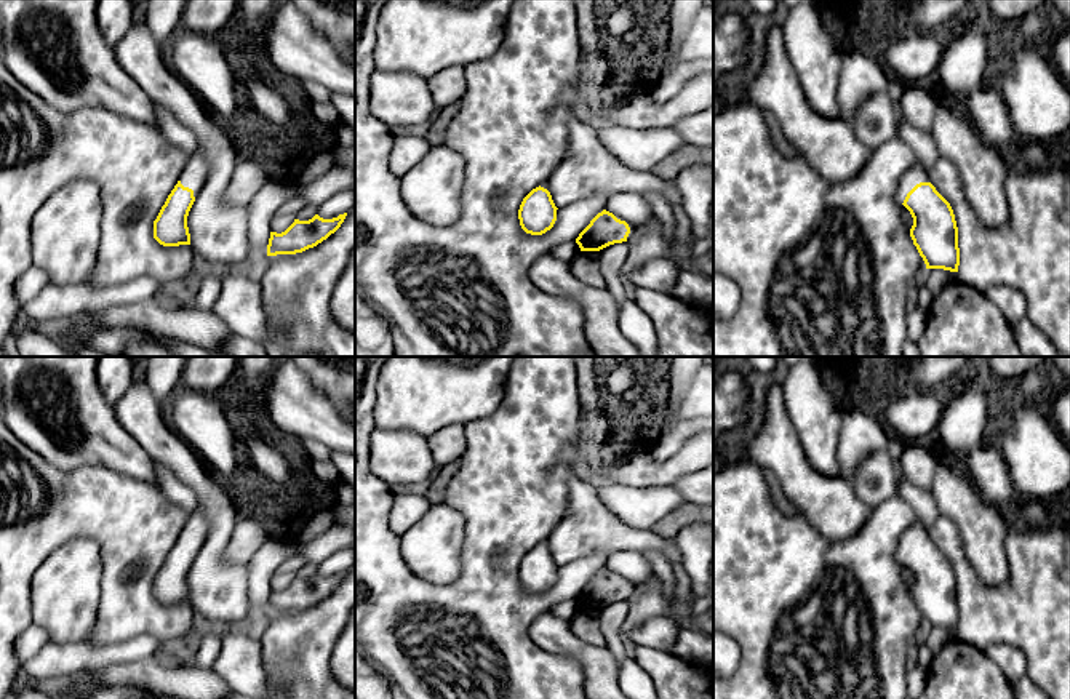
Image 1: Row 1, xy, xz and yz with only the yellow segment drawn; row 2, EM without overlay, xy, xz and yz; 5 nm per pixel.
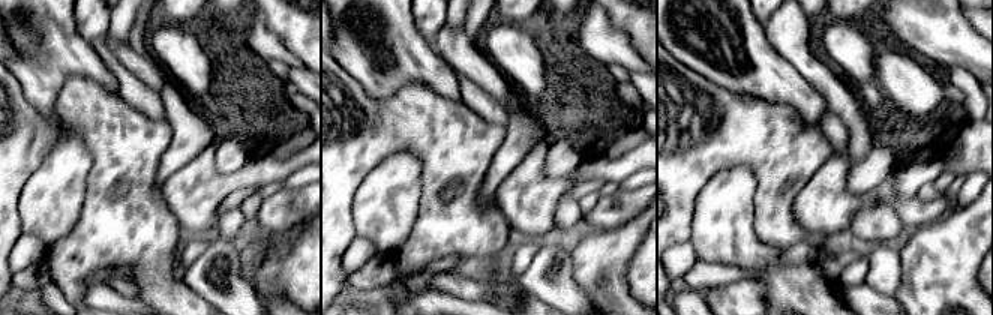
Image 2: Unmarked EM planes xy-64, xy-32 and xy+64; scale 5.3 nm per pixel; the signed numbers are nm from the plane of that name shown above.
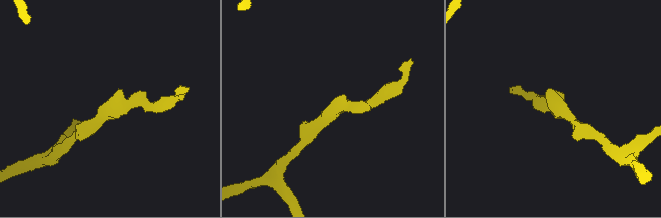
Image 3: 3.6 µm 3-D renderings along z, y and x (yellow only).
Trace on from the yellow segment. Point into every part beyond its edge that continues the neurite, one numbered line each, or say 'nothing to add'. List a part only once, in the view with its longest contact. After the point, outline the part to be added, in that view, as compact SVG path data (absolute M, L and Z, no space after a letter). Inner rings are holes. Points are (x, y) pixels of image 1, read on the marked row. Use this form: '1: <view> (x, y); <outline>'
1: yz (915, 175); M915 163L899 179L897 194L896 194L899 205L904 203L907 194L920 182L929 182L929 178L923 165Z

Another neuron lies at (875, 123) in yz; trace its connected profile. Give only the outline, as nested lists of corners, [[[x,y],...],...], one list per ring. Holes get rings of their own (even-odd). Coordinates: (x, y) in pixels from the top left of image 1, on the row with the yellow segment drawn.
[[[888,91],[870,96],[860,104],[852,130],[868,150],[897,136],[894,106]]]

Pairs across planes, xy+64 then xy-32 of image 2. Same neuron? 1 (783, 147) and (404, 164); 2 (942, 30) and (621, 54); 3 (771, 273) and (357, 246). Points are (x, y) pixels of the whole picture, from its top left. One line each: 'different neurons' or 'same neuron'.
1: different neurons
2: same neuron
3: different neurons

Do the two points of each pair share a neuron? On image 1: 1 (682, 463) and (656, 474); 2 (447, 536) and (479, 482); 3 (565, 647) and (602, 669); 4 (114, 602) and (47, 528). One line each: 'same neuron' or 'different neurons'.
1: same neuron
2: different neurons
3: same neuron
4: same neuron

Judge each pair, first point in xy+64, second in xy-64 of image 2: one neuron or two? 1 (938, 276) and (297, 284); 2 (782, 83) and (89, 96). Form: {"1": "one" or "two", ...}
{"1": "two", "2": "two"}

